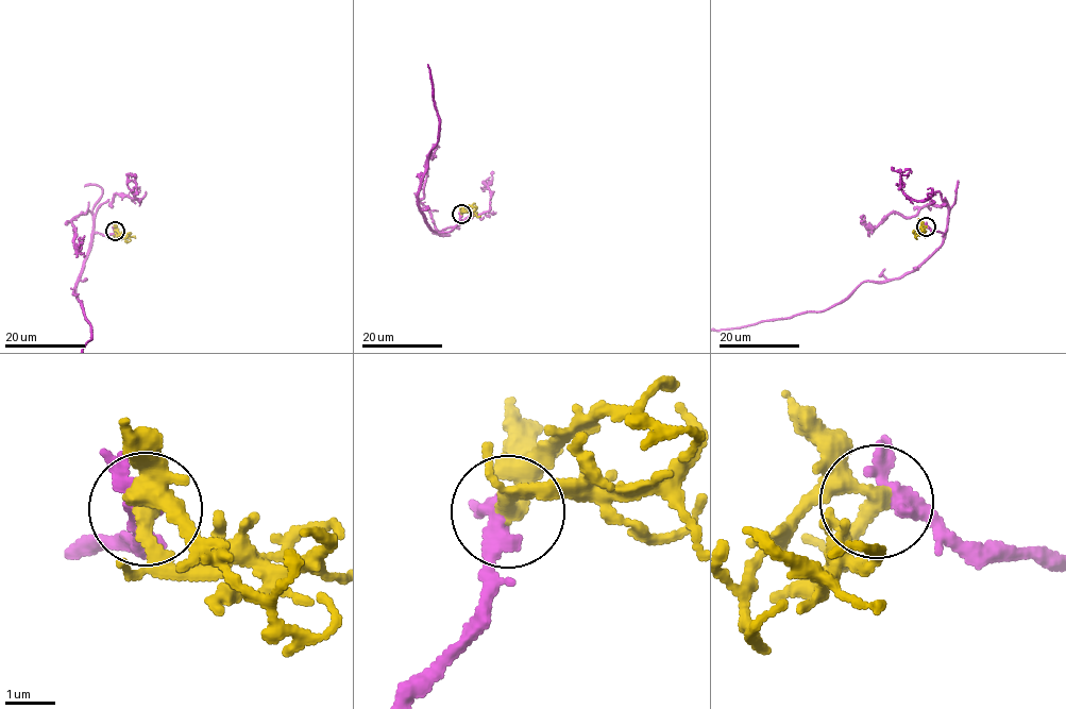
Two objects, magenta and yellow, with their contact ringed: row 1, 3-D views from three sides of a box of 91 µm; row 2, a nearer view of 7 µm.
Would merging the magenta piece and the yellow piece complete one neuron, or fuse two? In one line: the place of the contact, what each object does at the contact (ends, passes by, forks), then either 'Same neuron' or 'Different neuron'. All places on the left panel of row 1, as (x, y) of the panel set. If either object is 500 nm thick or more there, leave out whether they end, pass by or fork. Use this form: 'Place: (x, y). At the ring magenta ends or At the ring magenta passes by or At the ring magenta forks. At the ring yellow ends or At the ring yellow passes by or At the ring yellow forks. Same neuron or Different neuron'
Place: (115, 231). At the ring magenta passes by. At the ring yellow passes by. Same neuron

